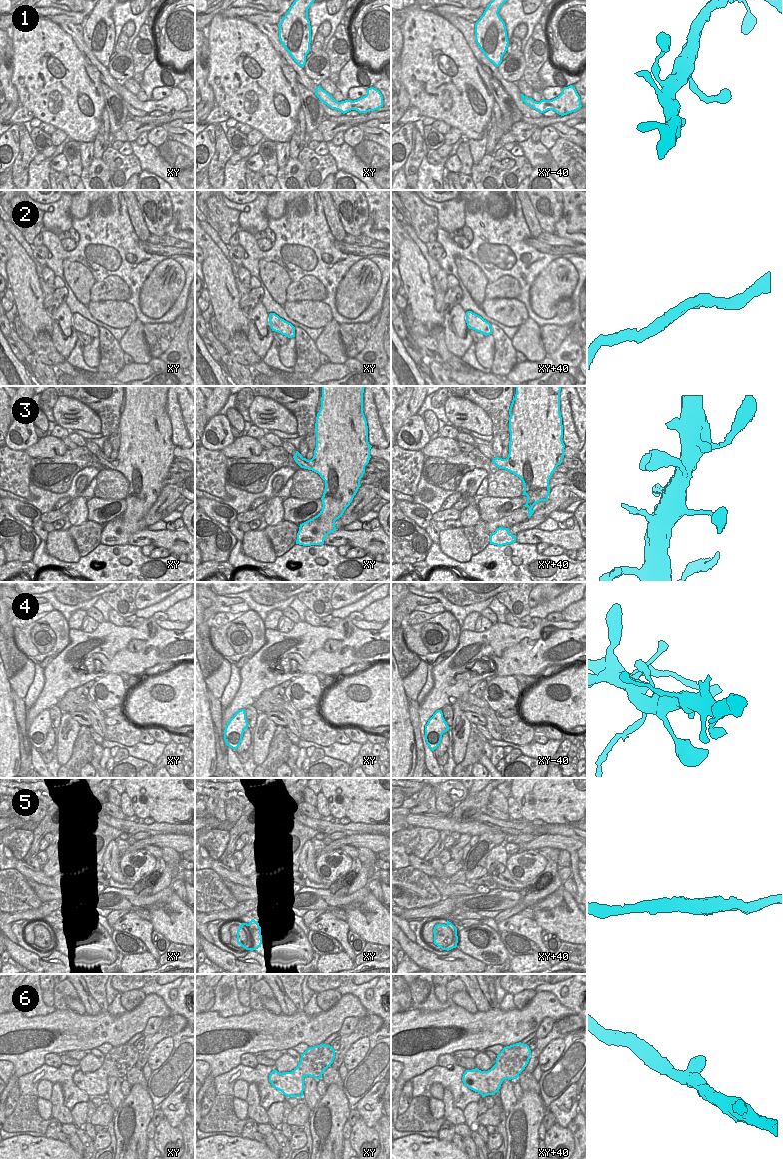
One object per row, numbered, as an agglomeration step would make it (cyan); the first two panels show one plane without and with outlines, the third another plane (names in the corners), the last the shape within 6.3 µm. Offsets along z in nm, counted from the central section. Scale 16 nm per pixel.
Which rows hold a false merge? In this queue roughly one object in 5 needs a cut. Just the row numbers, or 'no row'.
no row

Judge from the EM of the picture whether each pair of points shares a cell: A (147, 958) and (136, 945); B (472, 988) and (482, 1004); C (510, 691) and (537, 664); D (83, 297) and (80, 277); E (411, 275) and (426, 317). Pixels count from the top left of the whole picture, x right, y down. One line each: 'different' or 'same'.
A: different
B: same
C: different
D: same
E: same

